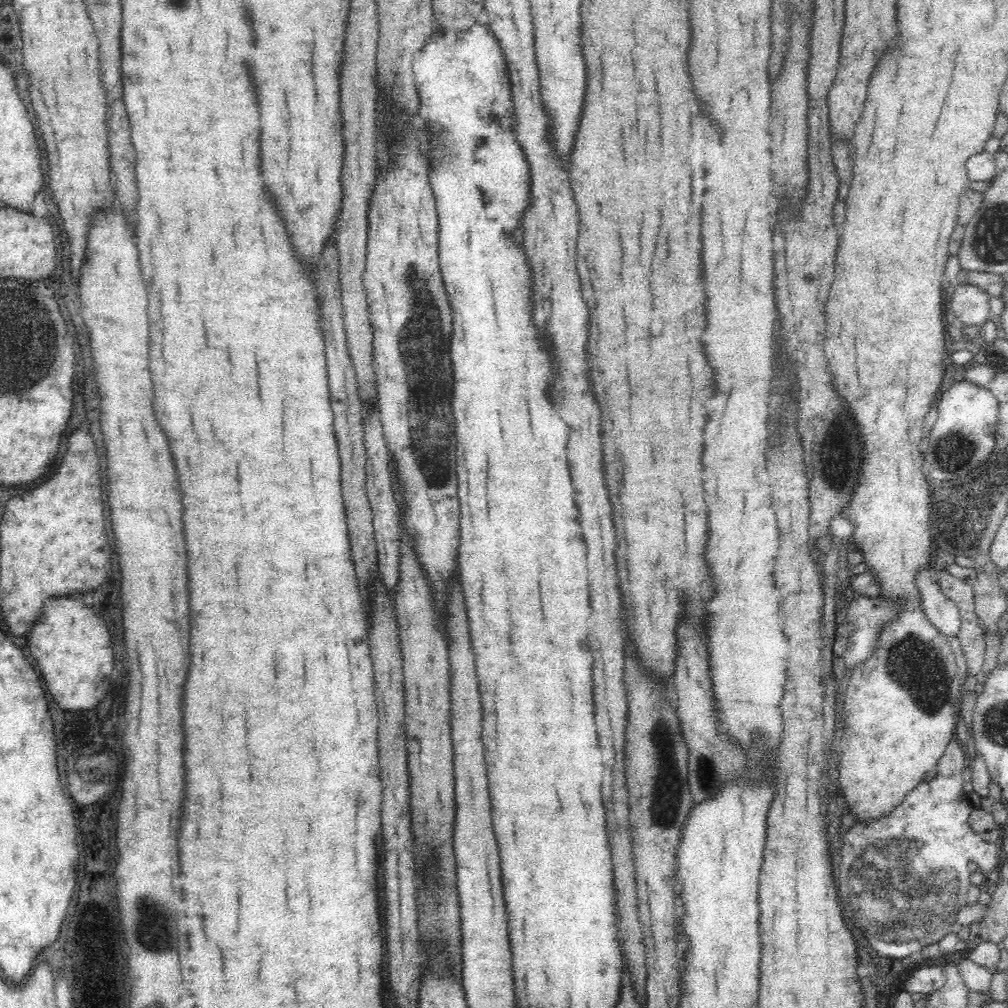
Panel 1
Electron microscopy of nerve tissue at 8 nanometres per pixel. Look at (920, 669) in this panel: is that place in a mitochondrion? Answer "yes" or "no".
yes

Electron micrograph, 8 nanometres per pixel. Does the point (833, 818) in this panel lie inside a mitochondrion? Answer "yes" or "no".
no

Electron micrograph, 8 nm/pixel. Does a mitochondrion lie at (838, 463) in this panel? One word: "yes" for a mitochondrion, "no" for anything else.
yes

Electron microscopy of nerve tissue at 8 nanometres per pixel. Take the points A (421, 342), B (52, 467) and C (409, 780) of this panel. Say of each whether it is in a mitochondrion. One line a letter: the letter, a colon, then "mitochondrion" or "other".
A: mitochondrion
B: other
C: other

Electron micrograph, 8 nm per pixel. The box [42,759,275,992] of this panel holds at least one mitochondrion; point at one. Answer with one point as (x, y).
(155, 925)

